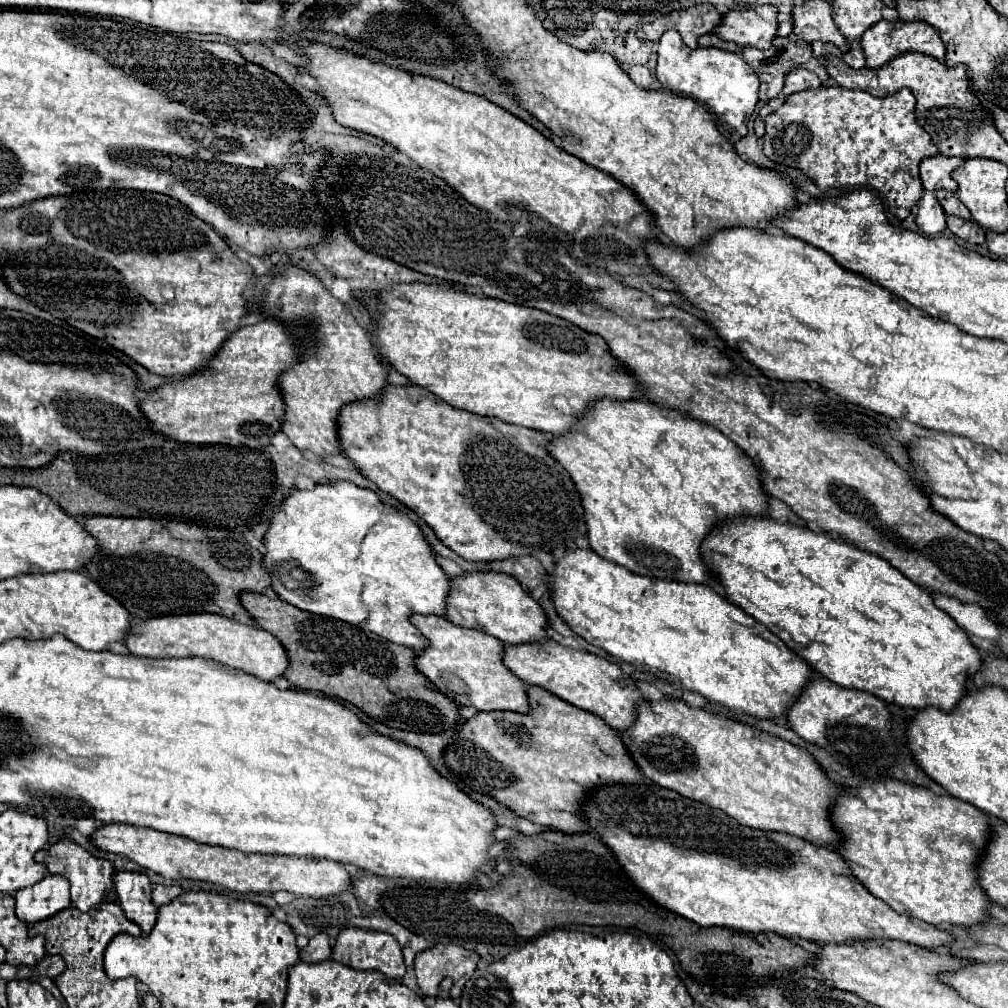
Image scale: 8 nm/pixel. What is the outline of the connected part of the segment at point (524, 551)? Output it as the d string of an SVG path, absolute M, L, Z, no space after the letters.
M388 385L384 389L384 393L382 393L382 401L380 403L360 401L360 403L348 405L340 413L338 435L342 439L342 447L344 447L346 457L352 459L356 463L356 467L370 481L374 481L382 491L390 493L392 497L396 497L404 505L408 505L412 511L416 511L436 531L436 535L440 537L440 541L444 545L448 545L452 551L456 551L460 557L464 557L468 561L502 561L502 559L520 557L520 555L534 555L534 553L552 553L556 557L562 557L564 551L578 549L578 545L576 545L578 539L586 539L588 527L586 527L586 521L584 521L582 495L576 491L576 485L570 479L570 475L566 473L566 469L562 465L558 465L558 461L548 453L546 447L548 447L550 439L542 431L520 427L520 425L510 425L510 423L504 423L500 419L490 419L486 415L478 415L478 413L470 413L470 411L464 411L464 409L456 409L456 407L448 405L446 401L434 397L432 391L422 389L418 385L412 385L412 387Z

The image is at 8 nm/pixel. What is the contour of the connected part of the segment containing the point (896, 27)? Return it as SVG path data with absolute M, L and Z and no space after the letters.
M882 19L862 35L862 49L864 49L866 65L870 69L880 69L882 65L886 65L888 61L892 61L894 57L898 57L906 51L924 53L924 55L930 55L938 61L944 61L944 57L946 57L946 47L944 47L938 31L932 25L926 25L922 21L906 23L906 21L886 21L886 19Z

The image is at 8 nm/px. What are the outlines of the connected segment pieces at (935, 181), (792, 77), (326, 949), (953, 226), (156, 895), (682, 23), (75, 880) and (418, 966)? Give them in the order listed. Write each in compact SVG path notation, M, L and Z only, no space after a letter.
M934 155L928 157L920 163L920 179L926 191L938 191L938 189L948 189L948 191L958 191L958 185L952 179L952 171L964 165L962 157L946 157L946 155Z
M794 69L786 75L786 83L784 83L784 95L792 95L796 91L804 91L804 89L818 89L822 83L818 79L816 73L808 71L808 69Z
M326 933L314 935L308 947L300 951L300 961L306 961L306 963L318 963L330 957L332 957L332 947L330 947L330 937Z
M948 217L948 229L956 237L960 237L972 245L982 245L986 241L986 231L976 221L966 221L960 217Z
M156 885L156 887L154 887L154 891L152 891L152 901L154 901L154 905L156 905L156 907L162 907L162 905L170 903L170 901L172 901L172 897L168 895L168 891L166 891L166 887L164 887L164 885Z
M694 5L690 9L680 9L680 11L672 11L670 15L664 15L644 27L640 27L636 31L636 35L644 41L658 41L662 37L664 31L668 29L676 29L684 43L690 49L698 47L698 37L712 33L718 23L722 23L722 15L716 11L714 5Z
M64 837L58 843L50 845L48 849L42 849L36 853L36 861L46 863L50 873L64 875L70 881L70 893L72 893L72 905L80 911L90 911L92 907L100 903L112 903L118 901L118 893L114 889L114 865L108 859L98 859L90 851L86 851L76 841Z
M434 945L434 949L426 949L426 953L418 953L414 959L418 987L424 995L436 997L438 985L444 977L454 979L452 999L458 1001L464 983L472 977L480 955L476 951L468 951L460 945Z

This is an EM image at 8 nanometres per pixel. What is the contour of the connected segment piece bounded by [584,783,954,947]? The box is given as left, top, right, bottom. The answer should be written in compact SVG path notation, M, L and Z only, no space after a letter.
M660 785L636 787L606 787L598 789L586 803L584 815L590 829L600 833L606 845L614 849L626 873L658 905L688 917L700 927L726 927L750 935L776 933L780 937L804 939L810 943L854 943L854 941L904 941L918 947L948 947L954 935L930 923L896 913L884 901L878 901L852 875L848 861L832 851L810 841L786 833L760 831L744 827L720 809L710 809L704 803L684 799L680 793Z

